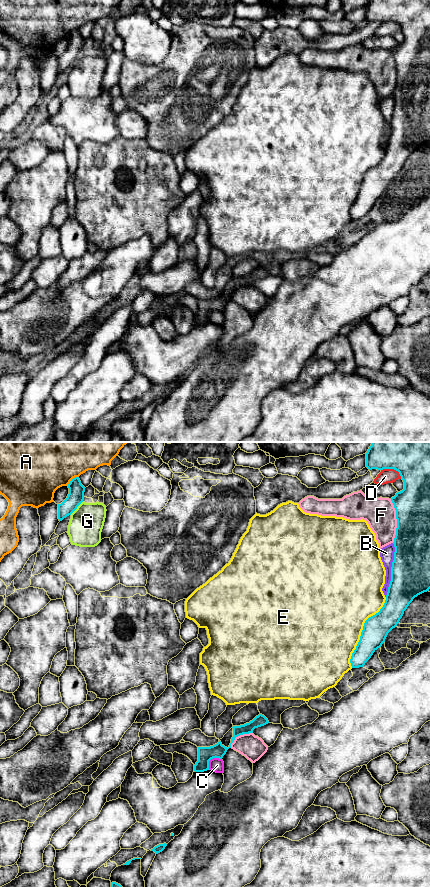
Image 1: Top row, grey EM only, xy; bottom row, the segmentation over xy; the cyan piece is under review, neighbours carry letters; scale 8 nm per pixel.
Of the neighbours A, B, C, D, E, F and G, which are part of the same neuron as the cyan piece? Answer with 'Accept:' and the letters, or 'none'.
Accept: none

